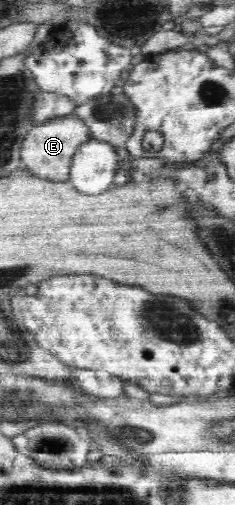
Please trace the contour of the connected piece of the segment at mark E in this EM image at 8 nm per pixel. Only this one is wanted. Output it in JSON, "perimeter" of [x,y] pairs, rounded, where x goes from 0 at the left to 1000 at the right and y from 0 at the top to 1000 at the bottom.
{"perimeter":[[[311,228],[221,234],[187,246],[136,251],[102,271],[85,313],[102,333],[187,356],[294,356],[294,333],[332,293],[391,277],[379,253]]]}

